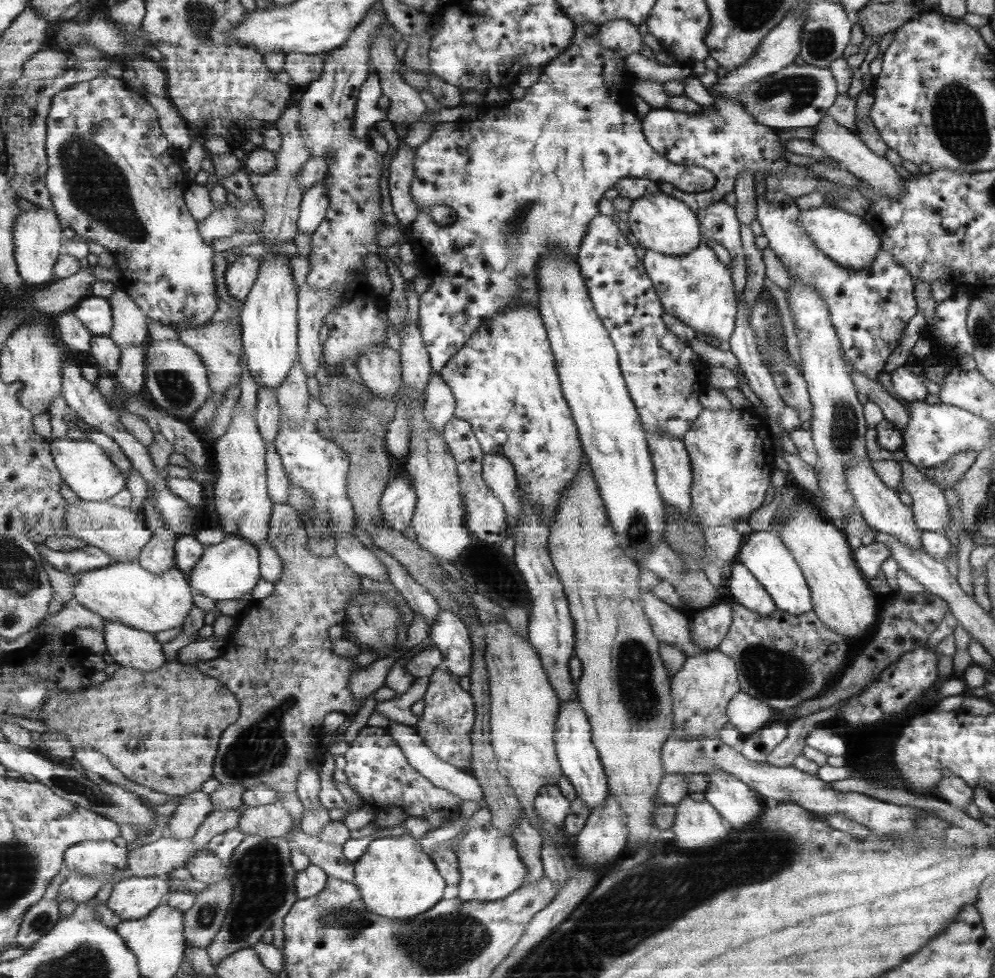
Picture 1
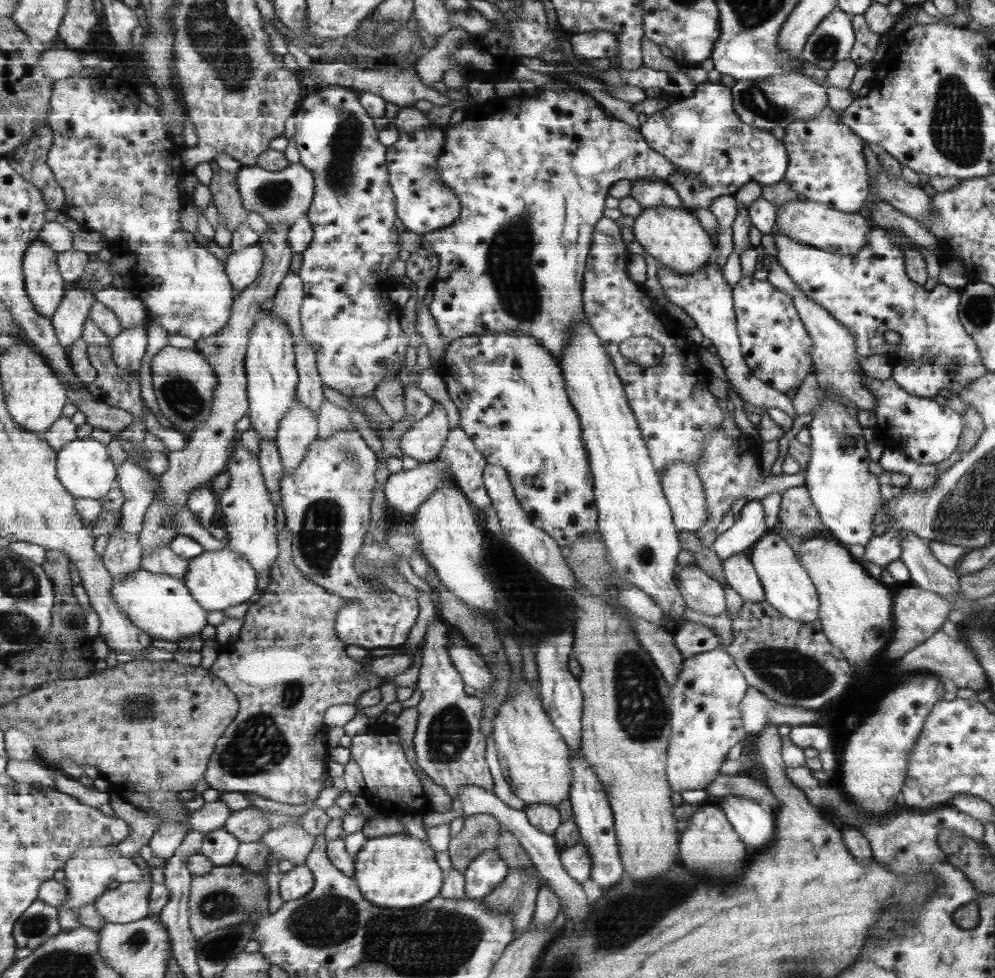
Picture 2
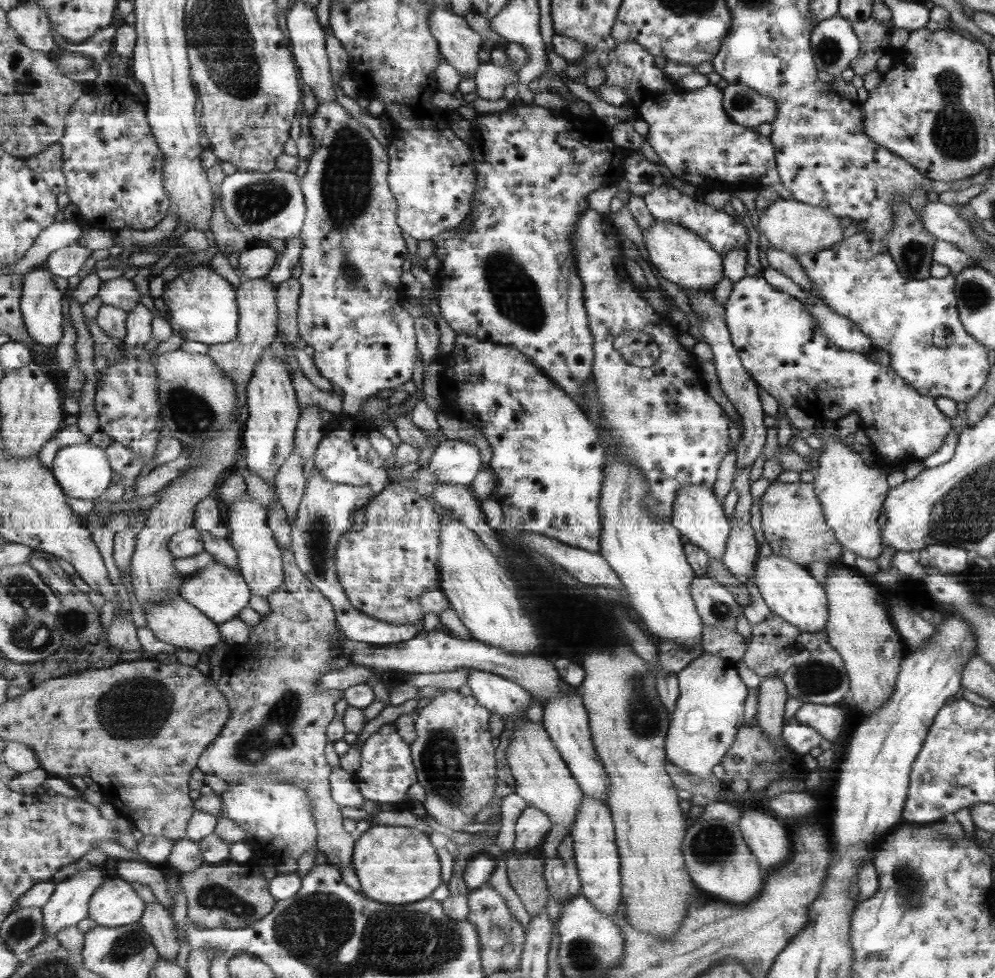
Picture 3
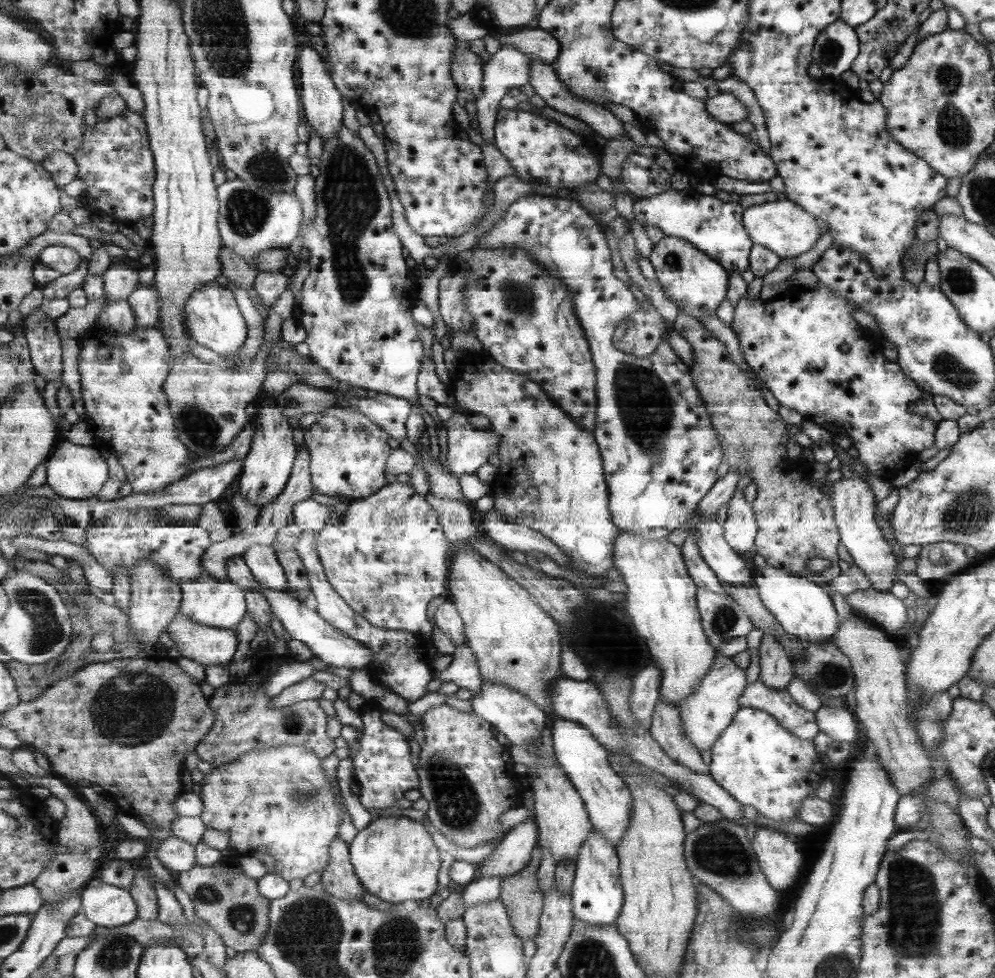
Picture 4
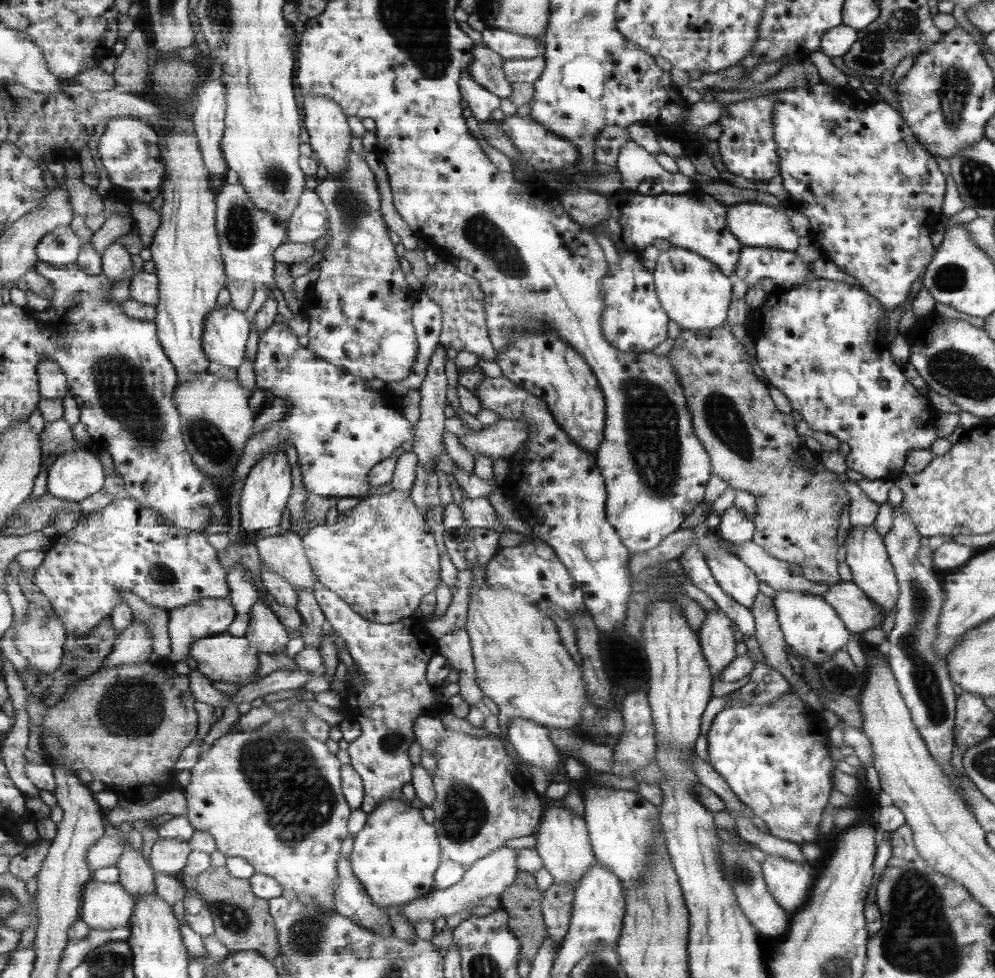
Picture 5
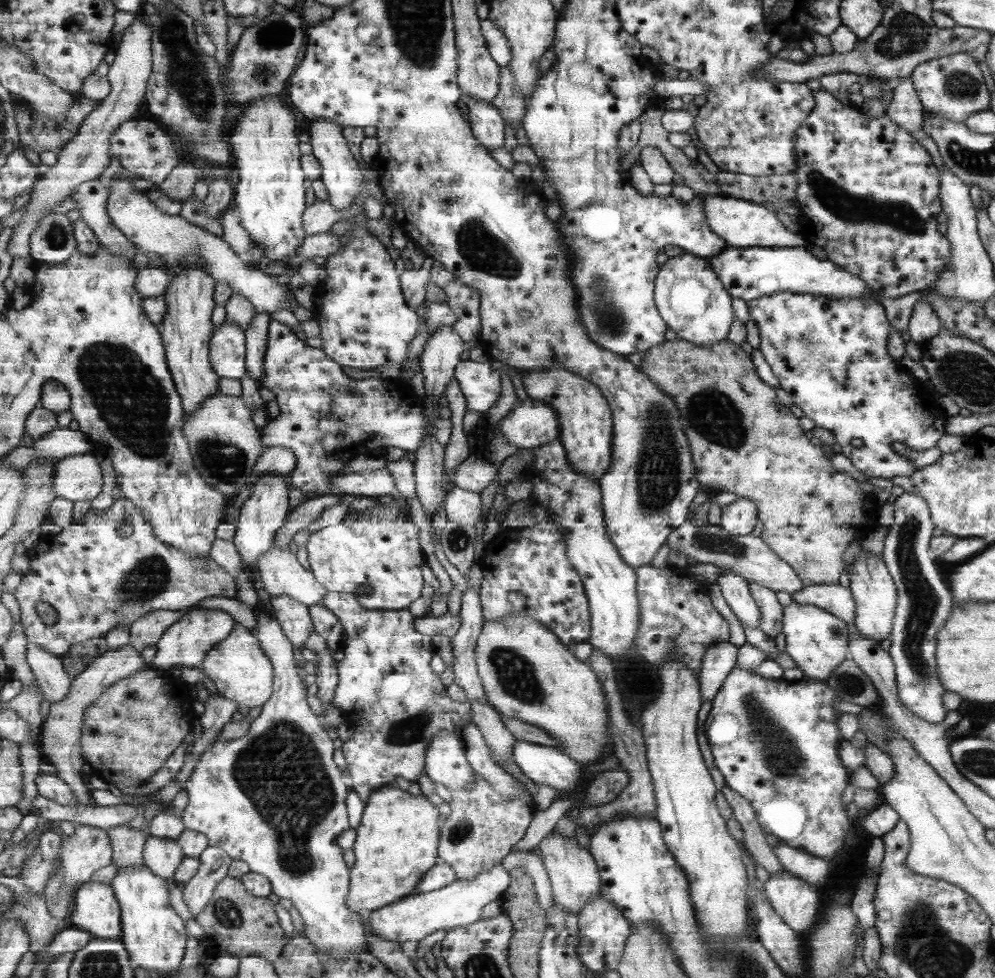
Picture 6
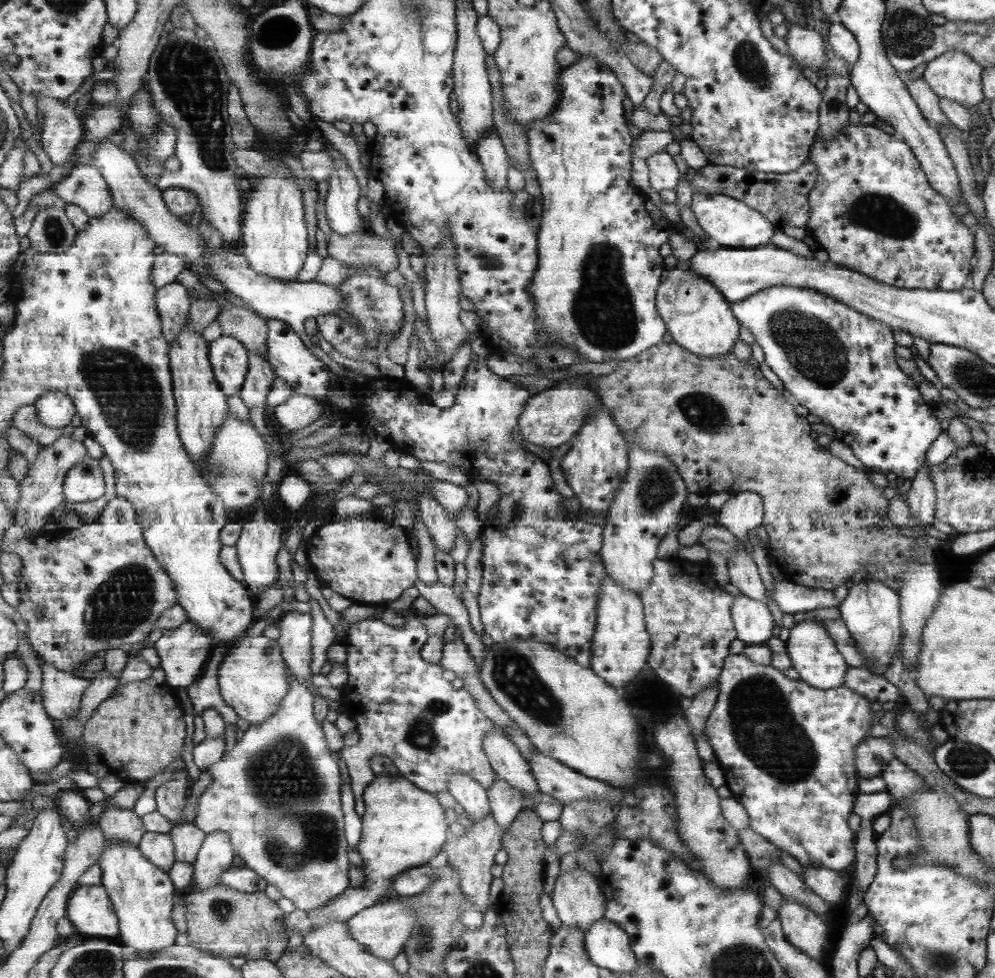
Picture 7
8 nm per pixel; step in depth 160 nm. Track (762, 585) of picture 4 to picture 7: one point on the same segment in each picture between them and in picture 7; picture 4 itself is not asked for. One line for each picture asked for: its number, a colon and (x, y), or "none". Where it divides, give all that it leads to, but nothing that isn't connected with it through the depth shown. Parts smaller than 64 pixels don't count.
5: (811, 628)
6: (815, 641)
7: (812, 654)

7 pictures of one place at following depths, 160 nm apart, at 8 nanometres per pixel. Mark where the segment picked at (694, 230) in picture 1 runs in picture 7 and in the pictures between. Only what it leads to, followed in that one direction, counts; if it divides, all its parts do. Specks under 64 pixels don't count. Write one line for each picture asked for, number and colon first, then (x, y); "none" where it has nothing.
2: (674, 237)
3: (680, 256)
4: (698, 284)
5: (696, 295)
6: (692, 300)
7: (712, 330)

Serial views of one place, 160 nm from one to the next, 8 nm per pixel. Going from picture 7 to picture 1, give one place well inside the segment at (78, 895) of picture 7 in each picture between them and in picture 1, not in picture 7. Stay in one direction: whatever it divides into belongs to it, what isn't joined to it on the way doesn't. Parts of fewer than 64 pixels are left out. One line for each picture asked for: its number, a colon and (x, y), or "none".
1: (135, 898)
2: (129, 902)
3: (115, 904)
4: (109, 906)
5: (105, 906)
6: (97, 910)

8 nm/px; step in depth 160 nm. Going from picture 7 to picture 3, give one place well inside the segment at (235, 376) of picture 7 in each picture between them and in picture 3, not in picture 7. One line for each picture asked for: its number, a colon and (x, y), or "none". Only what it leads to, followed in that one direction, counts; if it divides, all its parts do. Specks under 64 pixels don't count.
3: (203, 307)
4: (213, 319)
5: (227, 330)
6: (229, 348)

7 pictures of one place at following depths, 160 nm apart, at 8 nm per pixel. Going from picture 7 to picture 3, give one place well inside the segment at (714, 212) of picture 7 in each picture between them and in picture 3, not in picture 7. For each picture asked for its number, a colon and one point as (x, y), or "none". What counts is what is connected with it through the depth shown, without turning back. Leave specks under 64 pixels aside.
3: (795, 228)
4: (782, 227)
5: (754, 225)
6: (741, 224)

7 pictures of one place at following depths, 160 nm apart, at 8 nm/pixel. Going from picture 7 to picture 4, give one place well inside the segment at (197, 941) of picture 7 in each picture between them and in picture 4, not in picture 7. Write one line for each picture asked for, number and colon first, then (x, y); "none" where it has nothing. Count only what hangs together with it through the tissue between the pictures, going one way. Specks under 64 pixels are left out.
4: (231, 902)
5: (243, 922)
6: (235, 922)

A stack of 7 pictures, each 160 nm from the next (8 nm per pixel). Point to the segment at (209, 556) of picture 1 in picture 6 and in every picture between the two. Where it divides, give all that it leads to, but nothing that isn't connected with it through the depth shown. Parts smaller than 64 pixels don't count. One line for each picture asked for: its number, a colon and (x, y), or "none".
2: (219, 579)
3: (221, 592)
4: (211, 601)
5: (207, 617)
6: (186, 644)

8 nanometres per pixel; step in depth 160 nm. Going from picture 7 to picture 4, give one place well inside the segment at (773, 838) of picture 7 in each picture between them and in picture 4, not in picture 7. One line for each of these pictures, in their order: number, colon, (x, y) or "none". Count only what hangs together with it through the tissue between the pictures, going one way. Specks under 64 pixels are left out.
4: (757, 761)
5: (773, 757)
6: (776, 743)

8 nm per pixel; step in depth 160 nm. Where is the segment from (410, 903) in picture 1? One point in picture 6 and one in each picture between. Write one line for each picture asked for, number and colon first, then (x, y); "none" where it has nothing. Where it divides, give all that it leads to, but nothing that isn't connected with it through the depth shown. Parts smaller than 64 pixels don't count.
2: (399, 871)
3: (396, 865)
4: (396, 858)
5: (396, 856)
6: (397, 841)

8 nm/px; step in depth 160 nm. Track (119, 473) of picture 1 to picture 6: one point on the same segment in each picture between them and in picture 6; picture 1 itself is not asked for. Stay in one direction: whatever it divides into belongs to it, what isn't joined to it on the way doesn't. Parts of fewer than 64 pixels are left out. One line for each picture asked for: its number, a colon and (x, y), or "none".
2: (89, 469)
3: (83, 470)
4: (77, 472)
5: (74, 476)
6: (79, 477)

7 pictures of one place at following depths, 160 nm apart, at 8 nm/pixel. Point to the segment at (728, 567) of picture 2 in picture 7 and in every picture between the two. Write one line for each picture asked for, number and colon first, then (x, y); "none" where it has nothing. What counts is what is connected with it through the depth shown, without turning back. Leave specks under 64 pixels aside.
3: (740, 554)
4: (740, 528)
5: (733, 526)
6: (738, 518)
7: (742, 511)

